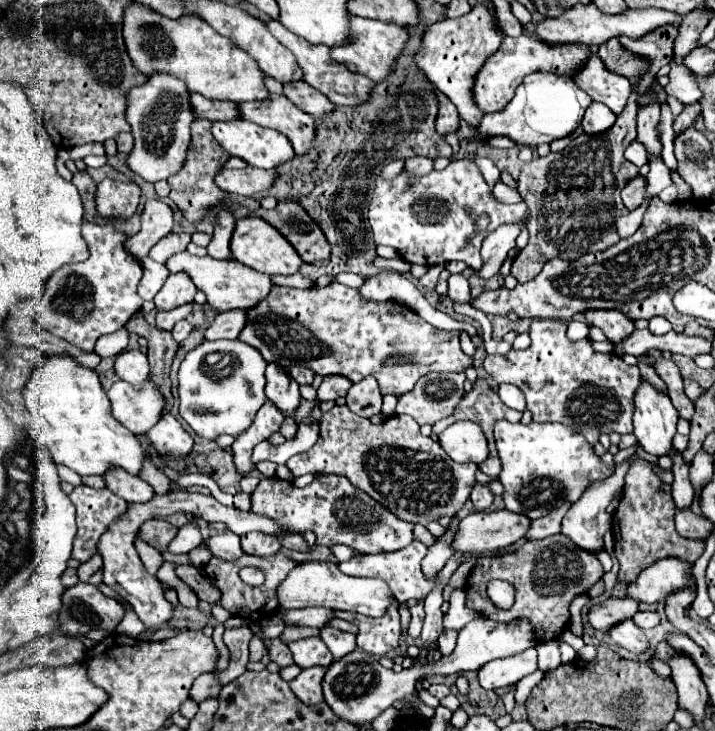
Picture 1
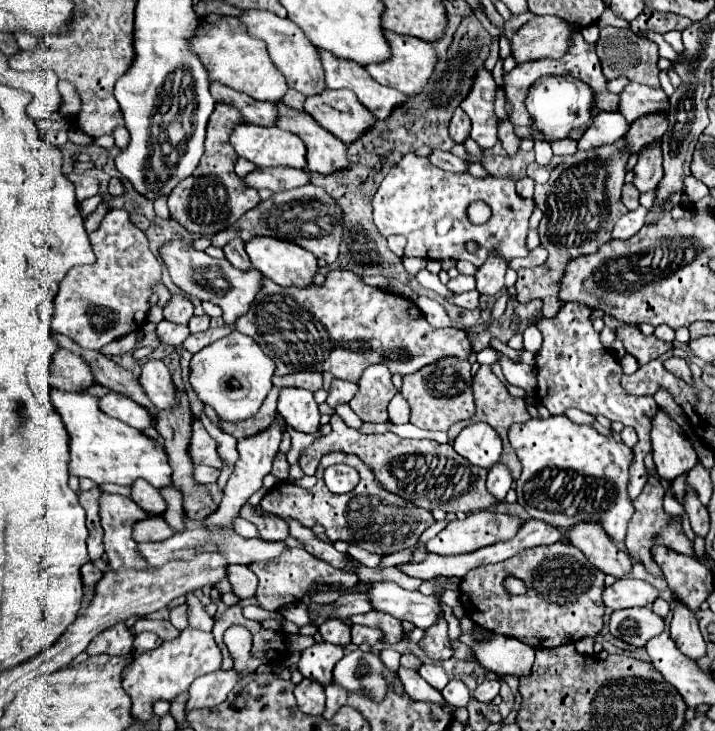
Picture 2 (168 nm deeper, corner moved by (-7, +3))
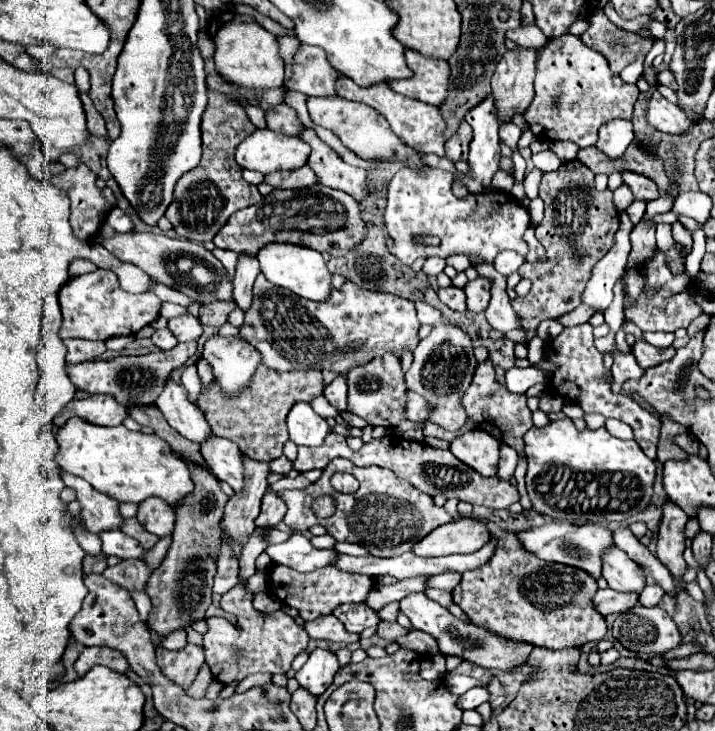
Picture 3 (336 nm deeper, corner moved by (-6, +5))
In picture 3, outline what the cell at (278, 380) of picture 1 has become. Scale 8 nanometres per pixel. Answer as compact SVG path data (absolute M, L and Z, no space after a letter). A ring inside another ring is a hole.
M298 402L288 412L290 440L298 446L320 446L328 436L330 426L322 416L318 416L310 404Z

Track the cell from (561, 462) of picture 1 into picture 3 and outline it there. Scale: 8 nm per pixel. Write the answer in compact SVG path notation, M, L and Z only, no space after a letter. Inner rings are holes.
M566 418L566 420L554 420L554 422L550 422L550 424L544 426L544 428L532 426L532 428L526 432L526 436L524 436L524 444L526 444L526 460L528 460L526 490L528 490L528 496L530 496L530 502L532 502L532 510L536 510L536 512L540 512L540 514L544 514L544 516L548 516L548 518L552 518L552 520L556 520L556 522L564 522L564 520L568 520L568 522L572 522L572 524L590 524L590 522L594 522L594 524L604 526L604 528L616 528L616 526L626 524L636 512L644 510L646 504L648 504L650 498L652 498L652 484L654 484L654 476L656 476L656 464L654 464L654 460L650 460L634 440L630 440L630 442L618 440L618 438L614 438L606 428L598 428L598 430L578 430L570 418Z

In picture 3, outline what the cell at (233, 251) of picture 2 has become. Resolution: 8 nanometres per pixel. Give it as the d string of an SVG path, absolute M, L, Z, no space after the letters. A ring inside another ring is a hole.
M238 254L236 272L234 272L234 302L242 310L248 310L252 302L252 286L258 274L260 274L260 268L258 268L256 256Z

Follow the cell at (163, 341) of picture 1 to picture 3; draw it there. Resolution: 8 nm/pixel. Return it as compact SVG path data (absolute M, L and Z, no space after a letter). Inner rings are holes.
M190 460L184 462L190 468L194 492L190 492L190 496L186 496L186 500L182 500L182 504L178 504L176 508L176 526L172 532L174 542L164 562L158 566L158 570L154 570L146 590L152 600L148 626L154 628L160 636L166 636L178 628L186 628L194 620L204 618L204 612L212 602L212 580L216 574L216 564L208 556L206 538L214 532L214 546L216 546L216 534L220 534L218 522L222 518L222 510L228 500L228 496L220 490L216 476L206 466L190 464Z

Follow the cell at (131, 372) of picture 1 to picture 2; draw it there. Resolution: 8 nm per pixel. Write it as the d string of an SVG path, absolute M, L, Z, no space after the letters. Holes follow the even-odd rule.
M149 360L143 364L139 382L159 410L173 410L179 404L171 372L161 360Z

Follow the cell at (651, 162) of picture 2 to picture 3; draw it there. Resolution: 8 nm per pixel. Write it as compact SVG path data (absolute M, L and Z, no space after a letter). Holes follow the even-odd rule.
M626 170L626 172L622 172L622 178L624 178L624 184L628 184L632 188L636 200L652 200L658 196L658 186L648 176Z

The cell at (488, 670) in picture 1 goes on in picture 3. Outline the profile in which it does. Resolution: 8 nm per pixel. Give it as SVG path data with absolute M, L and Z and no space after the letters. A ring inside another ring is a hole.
M474 686L474 688L470 688L466 694L462 694L458 698L458 708L462 708L462 710L470 708L470 710L474 710L482 702L488 702L488 700L490 700L490 690L486 686Z

